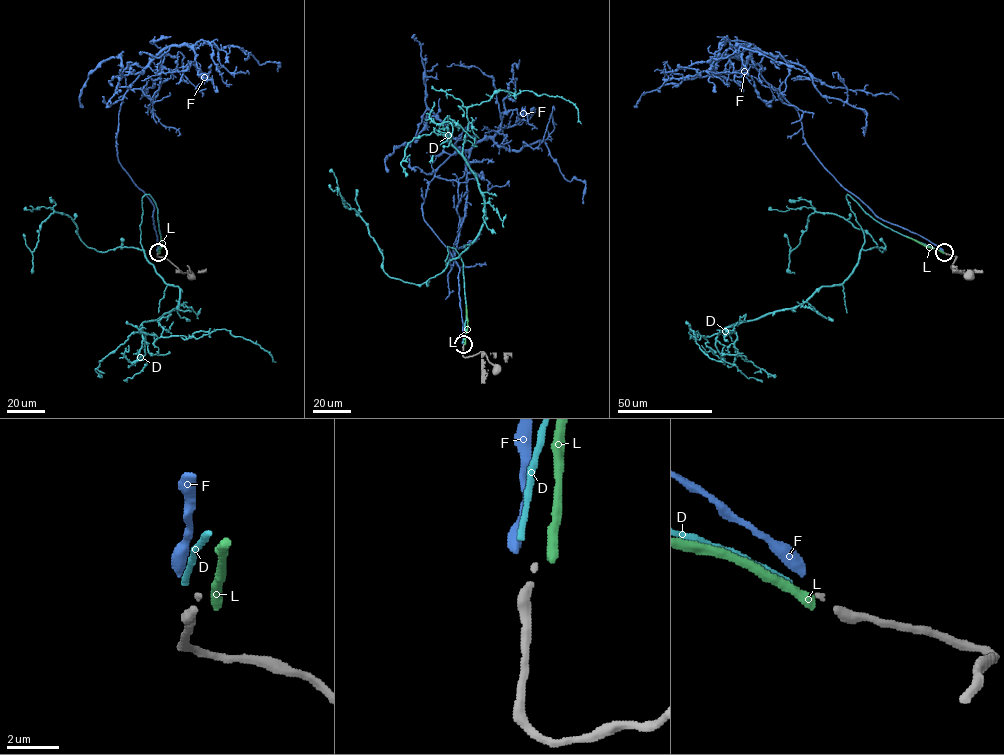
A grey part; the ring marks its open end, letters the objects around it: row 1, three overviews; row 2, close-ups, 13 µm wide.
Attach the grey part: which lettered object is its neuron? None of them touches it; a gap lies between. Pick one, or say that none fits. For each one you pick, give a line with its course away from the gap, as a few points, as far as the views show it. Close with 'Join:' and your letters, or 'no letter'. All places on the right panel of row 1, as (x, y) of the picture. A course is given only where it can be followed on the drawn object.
Join: no letter

